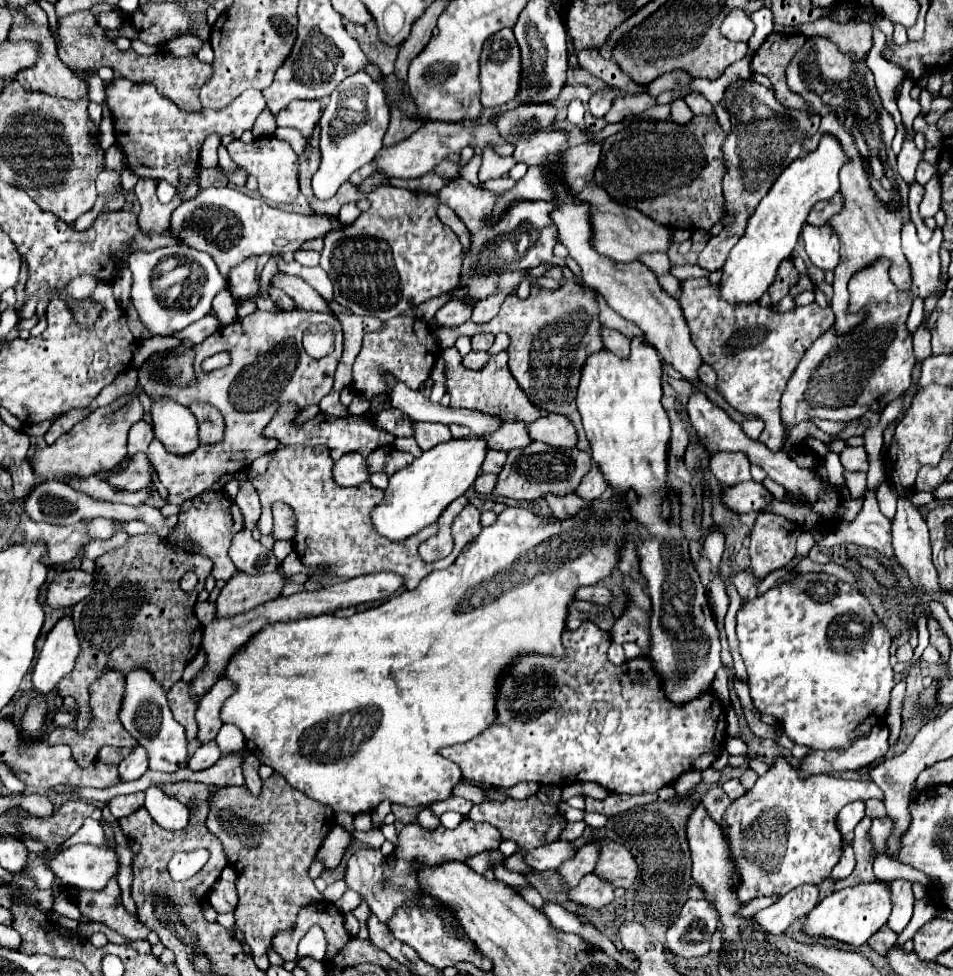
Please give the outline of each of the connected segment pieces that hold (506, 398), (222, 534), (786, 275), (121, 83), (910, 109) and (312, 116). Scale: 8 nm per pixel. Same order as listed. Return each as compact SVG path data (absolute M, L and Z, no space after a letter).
M456 347L444 349L441 357L446 363L446 391L450 395L450 407L478 409L484 413L500 415L504 421L524 421L532 423L540 419L540 409L520 391L516 379L512 379L512 373L508 371L508 353L502 351L490 359L490 363L482 371L472 371L462 365L462 357Z
M207 492L194 497L194 503L192 507L186 511L186 513L180 513L178 515L178 523L176 523L176 539L164 539L164 543L168 543L170 547L174 549L182 549L182 551L188 551L184 549L184 543L180 543L180 539L188 539L190 543L196 543L196 551L188 551L188 553L198 553L198 555L204 555L208 559L212 559L214 567L212 567L212 575L214 579L222 579L222 581L228 581L234 573L236 573L236 567L234 563L230 561L228 557L228 547L230 547L230 541L232 537L244 527L244 517L240 513L240 509L230 499L225 499L223 492Z
M784 259L784 261L780 263L778 271L776 271L776 279L774 279L772 287L768 289L770 299L772 299L774 305L776 305L784 295L788 295L788 289L790 289L790 285L796 283L796 279L798 279L798 271L796 271L794 263L792 263L790 259Z
M114 79L104 83L106 101L114 117L116 141L120 143L128 167L148 179L166 179L176 189L184 191L184 199L192 199L198 193L198 185L194 181L198 153L202 141L210 133L234 133L240 139L242 131L250 129L256 117L266 109L266 101L260 91L248 89L234 103L222 111L202 109L194 113L186 113L178 109L170 99L158 95L154 85L148 83L132 83L128 79Z
M904 79L904 83L902 83L902 93L900 93L900 97L898 97L898 107L900 107L900 113L902 113L902 123L904 123L904 127L912 127L914 117L920 113L920 103L910 97L910 89L912 89L912 87L914 87L914 81Z
M296 101L278 113L276 123L278 127L298 129L304 137L308 137L312 131L316 131L322 111L324 107L320 101Z

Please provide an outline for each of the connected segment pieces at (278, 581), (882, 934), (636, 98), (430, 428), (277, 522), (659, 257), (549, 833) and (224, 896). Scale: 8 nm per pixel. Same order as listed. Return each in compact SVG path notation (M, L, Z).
M278 571L266 575L244 575L236 573L220 591L216 599L216 617L234 617L238 613L246 613L256 609L262 603L278 599L282 595L282 587L290 581L306 583L306 575L296 575L284 579Z
M884 925L880 931L876 931L876 935L872 935L872 937L868 939L868 943L870 943L870 947L872 947L874 951L878 951L880 955L884 955L884 953L896 943L896 939L898 939L898 935Z
M630 95L630 97L620 97L614 101L612 109L606 113L606 121L608 123L618 123L628 115L636 115L636 113L644 113L650 107L656 105L656 99L650 95Z
M414 423L414 429L416 429L414 437L416 437L418 445L424 451L430 449L430 447L434 447L436 443L442 443L442 441L452 439L450 429L444 423Z
M278 507L278 511L274 511L274 527L270 533L274 539L286 539L290 541L294 535L294 527L292 527L292 519L290 519L290 509L288 507Z
M648 253L640 261L646 263L648 267L652 267L656 271L656 275L670 273L670 267L666 267L666 255L664 253Z
M534 795L532 797L526 797L526 799L512 799L512 797L506 797L504 801L486 801L486 803L480 803L480 805L474 805L472 811L468 813L468 819L472 821L488 821L492 825L496 825L502 833L504 839L512 839L516 845L518 845L518 851L514 855L510 855L504 865L508 871L516 871L516 873L524 873L524 875L530 875L530 873L536 873L528 867L528 863L524 863L524 855L528 855L530 849L536 849L540 845L546 845L546 843L552 843L556 839L560 839L562 831L566 829L566 819L564 815L560 815L560 811L552 805L546 805L542 801L538 801Z
M218 879L212 887L212 891L208 893L208 901L212 903L212 907L220 913L230 913L234 911L236 903L238 903L238 895L236 895L236 887L230 881L222 881Z

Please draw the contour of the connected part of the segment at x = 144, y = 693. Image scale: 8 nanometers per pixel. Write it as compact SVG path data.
M138 669L138 671L128 673L120 721L122 721L124 729L134 739L138 739L138 743L142 747L146 747L152 771L174 773L178 769L188 767L188 739L186 739L184 727L178 721L174 721L174 717L170 713L167 696L164 695L162 687L152 681L148 671Z

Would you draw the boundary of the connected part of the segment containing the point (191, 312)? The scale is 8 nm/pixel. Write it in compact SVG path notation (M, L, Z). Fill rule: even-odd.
M174 245L174 247L162 247L156 249L152 253L144 253L144 251L136 251L132 253L132 257L128 259L128 267L132 271L132 301L134 307L142 319L142 323L150 329L150 335L172 335L174 331L180 331L184 327L188 327L190 323L202 319L210 309L212 309L212 299L214 295L226 287L226 281L222 279L222 275L216 269L216 263L212 257L190 249L186 245ZM164 257L178 257L178 259L190 259L190 275L184 281L184 289L182 293L176 297L176 303L160 303L160 299L154 295L152 291L152 275L156 265L164 259Z

